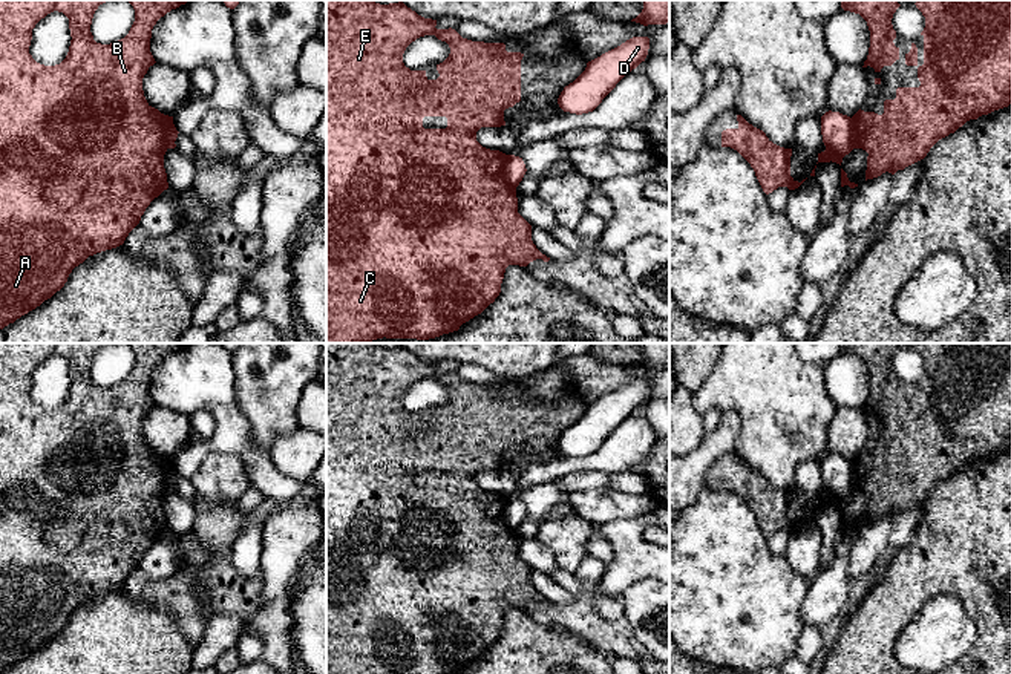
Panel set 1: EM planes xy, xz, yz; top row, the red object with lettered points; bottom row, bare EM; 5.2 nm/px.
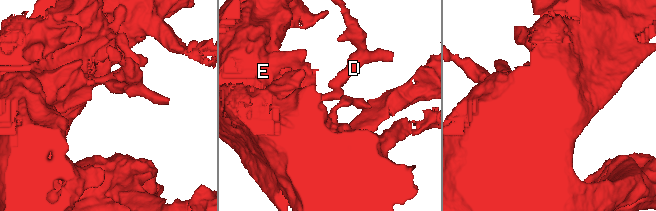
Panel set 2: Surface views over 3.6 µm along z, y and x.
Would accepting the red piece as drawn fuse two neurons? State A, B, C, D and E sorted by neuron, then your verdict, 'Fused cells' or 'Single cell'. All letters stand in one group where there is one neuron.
Groups: A B C E / D. Fused cells

